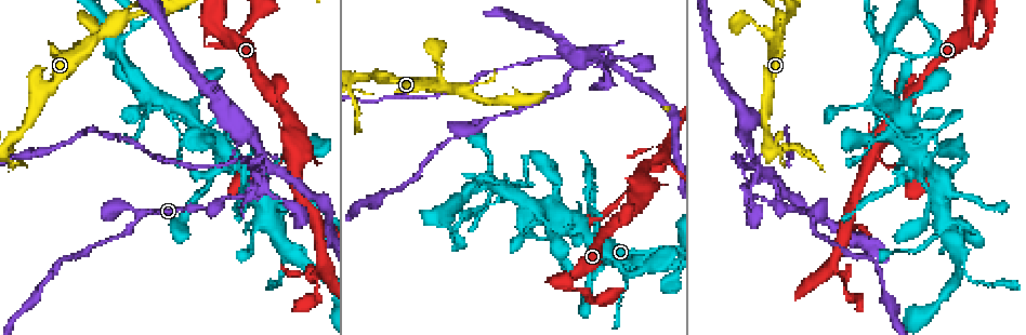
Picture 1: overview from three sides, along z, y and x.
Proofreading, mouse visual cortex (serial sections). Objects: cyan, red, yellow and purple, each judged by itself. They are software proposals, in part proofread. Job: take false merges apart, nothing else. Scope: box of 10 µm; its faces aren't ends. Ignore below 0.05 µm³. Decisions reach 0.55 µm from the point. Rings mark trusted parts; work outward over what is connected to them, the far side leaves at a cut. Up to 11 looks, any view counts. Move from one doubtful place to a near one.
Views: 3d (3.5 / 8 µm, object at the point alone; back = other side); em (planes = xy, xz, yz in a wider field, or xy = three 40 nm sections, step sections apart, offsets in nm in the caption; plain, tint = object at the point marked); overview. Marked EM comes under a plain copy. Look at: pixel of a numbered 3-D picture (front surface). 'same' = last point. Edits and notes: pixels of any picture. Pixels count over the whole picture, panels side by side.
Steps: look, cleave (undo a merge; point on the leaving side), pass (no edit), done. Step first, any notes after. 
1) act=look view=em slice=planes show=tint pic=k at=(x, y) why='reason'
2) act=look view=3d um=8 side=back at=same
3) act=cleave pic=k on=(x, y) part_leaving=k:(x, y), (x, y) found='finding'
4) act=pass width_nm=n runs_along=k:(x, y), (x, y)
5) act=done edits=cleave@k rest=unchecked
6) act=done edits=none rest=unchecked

act=look view=3d um=3.5 pic=1 at=(156, 96) why='four or more arms meet'

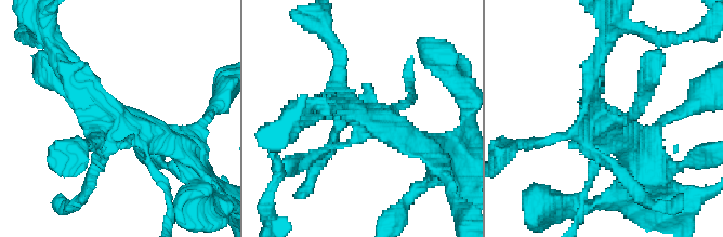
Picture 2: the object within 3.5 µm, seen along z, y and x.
act=look view=em slice=planes show=tint pic=2 at=(358, 115)

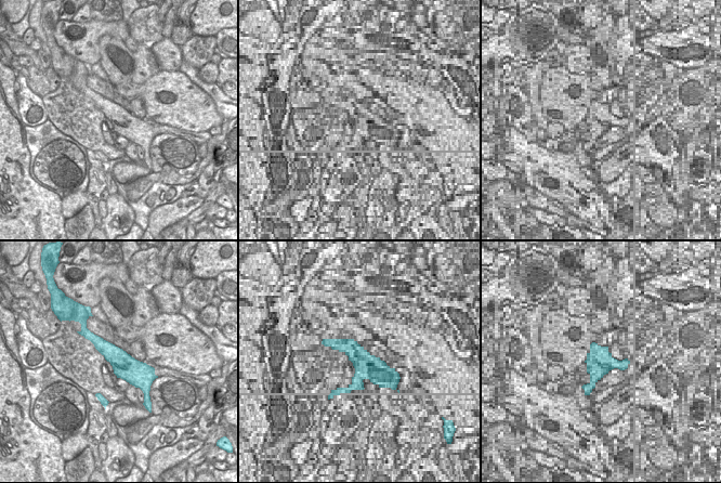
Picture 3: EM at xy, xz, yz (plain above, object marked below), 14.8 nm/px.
act=look view=em slice=xy step=2 show=tint at=same why='cut it another way'

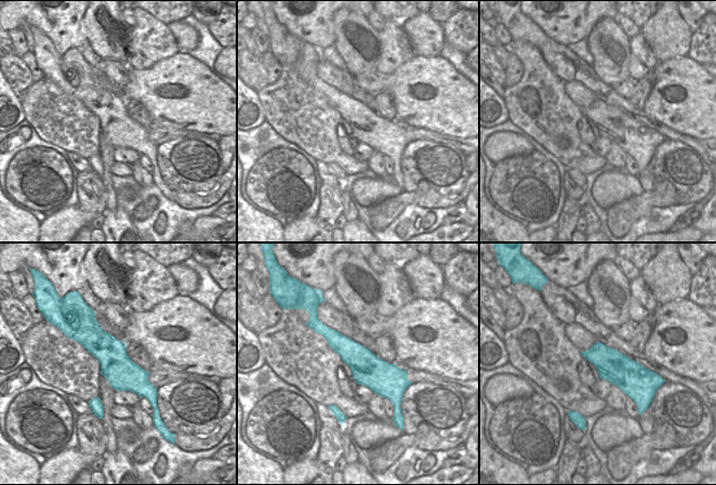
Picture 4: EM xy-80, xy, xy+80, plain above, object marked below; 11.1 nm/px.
act=pass width_nm=360 runs_along=4:(93, 324), (93, 337), (149, 395) found='continuous, no second cell'

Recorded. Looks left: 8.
act=look view=3d um=3.5 pic=1 at=(777, 37) why='three arms meet'

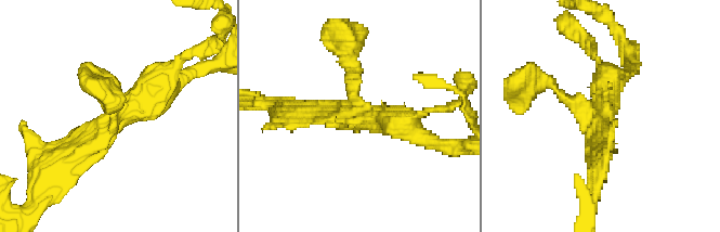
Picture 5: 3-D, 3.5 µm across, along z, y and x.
act=look view=em slice=xy step=5 show=tint pic=5 at=(357, 118)

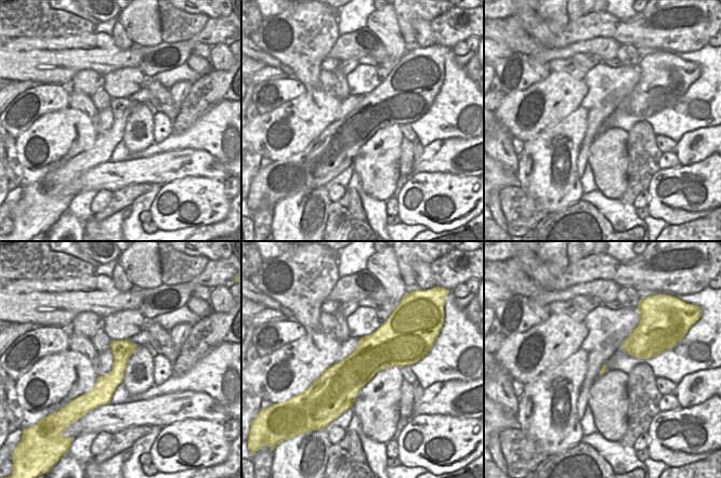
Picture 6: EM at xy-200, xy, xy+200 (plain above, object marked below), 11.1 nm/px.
act=look view=em slice=xy step=2 show=tint at=same why='another direction'

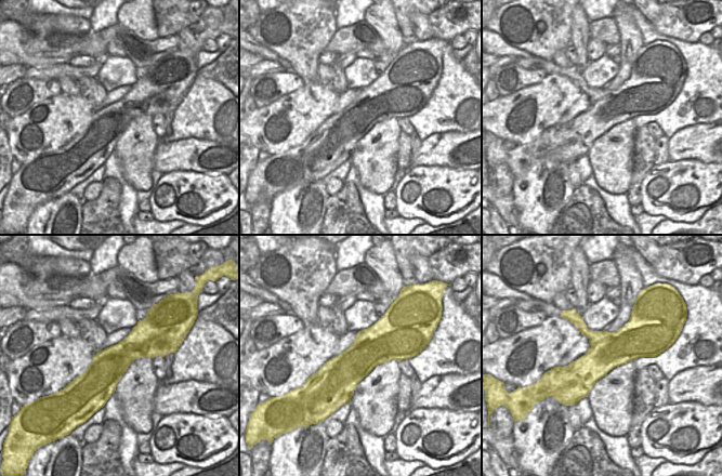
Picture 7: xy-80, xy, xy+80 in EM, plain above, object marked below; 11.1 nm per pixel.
act=pass found='all the same cell'

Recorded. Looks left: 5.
act=look view=em slice=planes show=tint pic=1 at=(258, 185) why='abrupt turn'

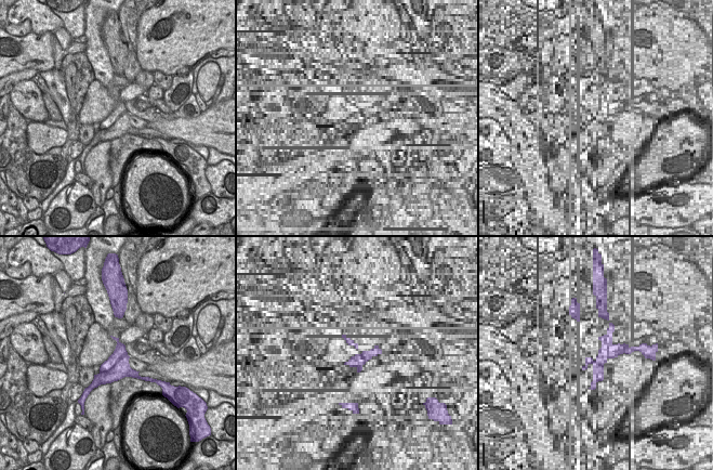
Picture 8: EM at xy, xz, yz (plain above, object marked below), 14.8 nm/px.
act=look view=3d um=3.5 at=same

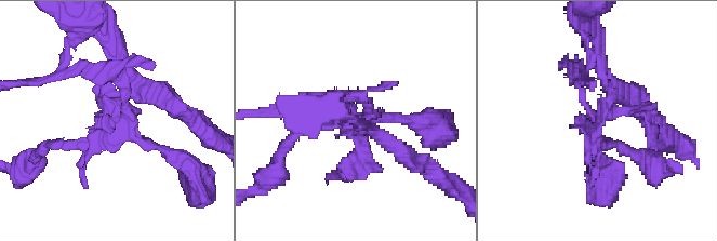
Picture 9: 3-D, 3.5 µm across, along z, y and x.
act=cleave pic=9 on=(357, 134) border=8:(95, 375), (103, 381), (108, 382) found='a second cell is stuck on'

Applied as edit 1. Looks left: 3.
act=look view=overview why='see it whole again'

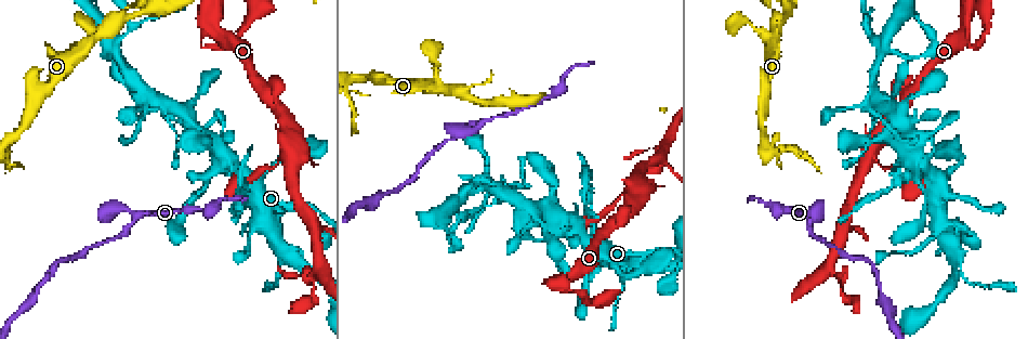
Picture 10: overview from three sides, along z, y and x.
act=look view=3d um=8 pic=10 at=(313, 290) why='a narrow waist'

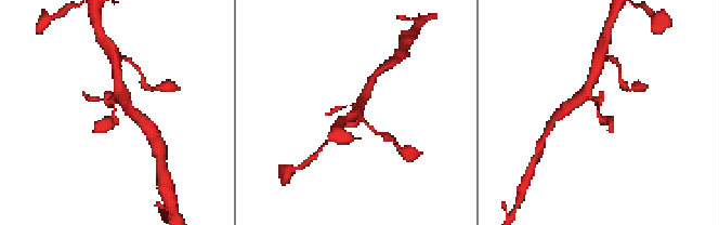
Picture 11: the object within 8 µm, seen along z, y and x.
act=look view=em slice=planes show=tint at=same why='shape alone is not enough'

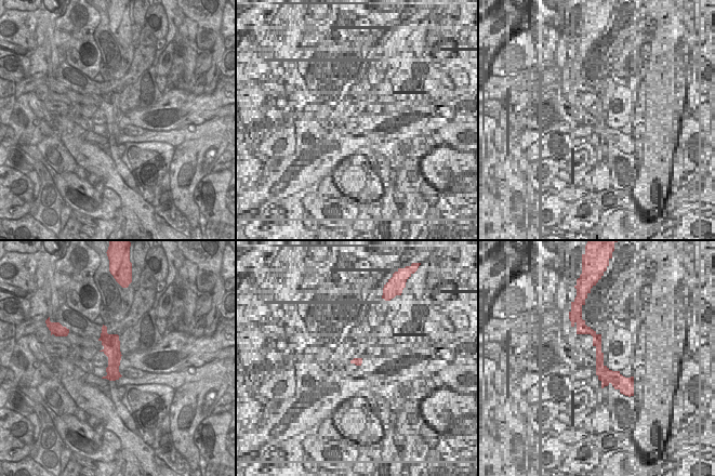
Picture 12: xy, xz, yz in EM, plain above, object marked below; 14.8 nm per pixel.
act=pass width_nm=260 runs_along=12:(104, 329), (111, 344), (113, 378) found='all the same cell'

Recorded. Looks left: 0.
act=done edits=cleave@9 rest=unchecked

